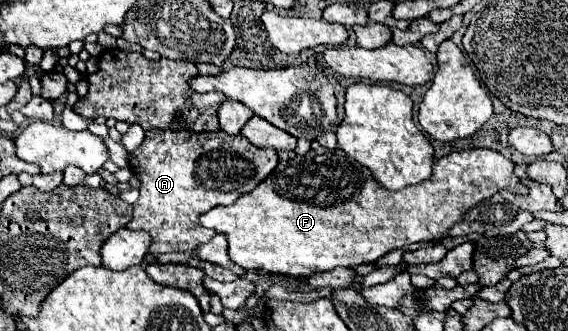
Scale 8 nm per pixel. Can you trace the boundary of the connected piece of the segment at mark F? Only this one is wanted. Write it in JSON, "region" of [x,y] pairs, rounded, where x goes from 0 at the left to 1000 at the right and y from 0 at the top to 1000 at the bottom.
{"region":[[[560,447],[560,453],[542,453],[542,465],[535,471],[518,471],[514,483],[507,489],[489,489],[493,502],[493,580],[486,580],[486,544],[465,544],[458,550],[444,580],[437,586],[426,586],[412,616],[405,622],[377,622],[373,634],[366,634],[363,647],[352,653],[352,683],[359,689],[373,689],[377,701],[384,707],[394,707],[398,725],[401,725],[401,773],[405,785],[430,810],[430,816],[465,816],[465,822],[475,822],[475,828],[511,828],[511,834],[528,834],[528,828],[542,828],[542,822],[570,822],[570,816],[585,816],[592,804],[634,804],[634,798],[655,798],[662,792],[665,779],[673,779],[676,767],[690,761],[690,755],[704,755],[711,743],[722,743],[722,737],[736,737],[736,731],[746,731],[746,725],[775,725],[789,707],[789,689],[796,689],[796,677],[803,677],[803,665],[810,665],[810,653],[831,628],[831,616],[845,616],[845,604],[873,586],[877,574],[891,568],[905,586],[923,586],[926,568],[923,556],[905,532],[901,508],[905,495],[887,477],[880,459],[870,459],[870,453],[856,453],[856,447],[835,447],[835,453],[813,453],[813,459],[796,459],[789,471],[778,471],[775,483],[764,489],[764,520],[754,544],[746,550],[736,550],[736,556],[725,556],[725,562],[715,562],[701,580],[690,580],[690,574],[680,574],[673,568],[669,556],[662,556],[662,544],[651,532],[648,508],[641,508],[637,495],[630,495],[627,483],[620,483],[616,471],[609,471],[599,447],[588,447],[588,453],[577,453],[577,447]]]}

